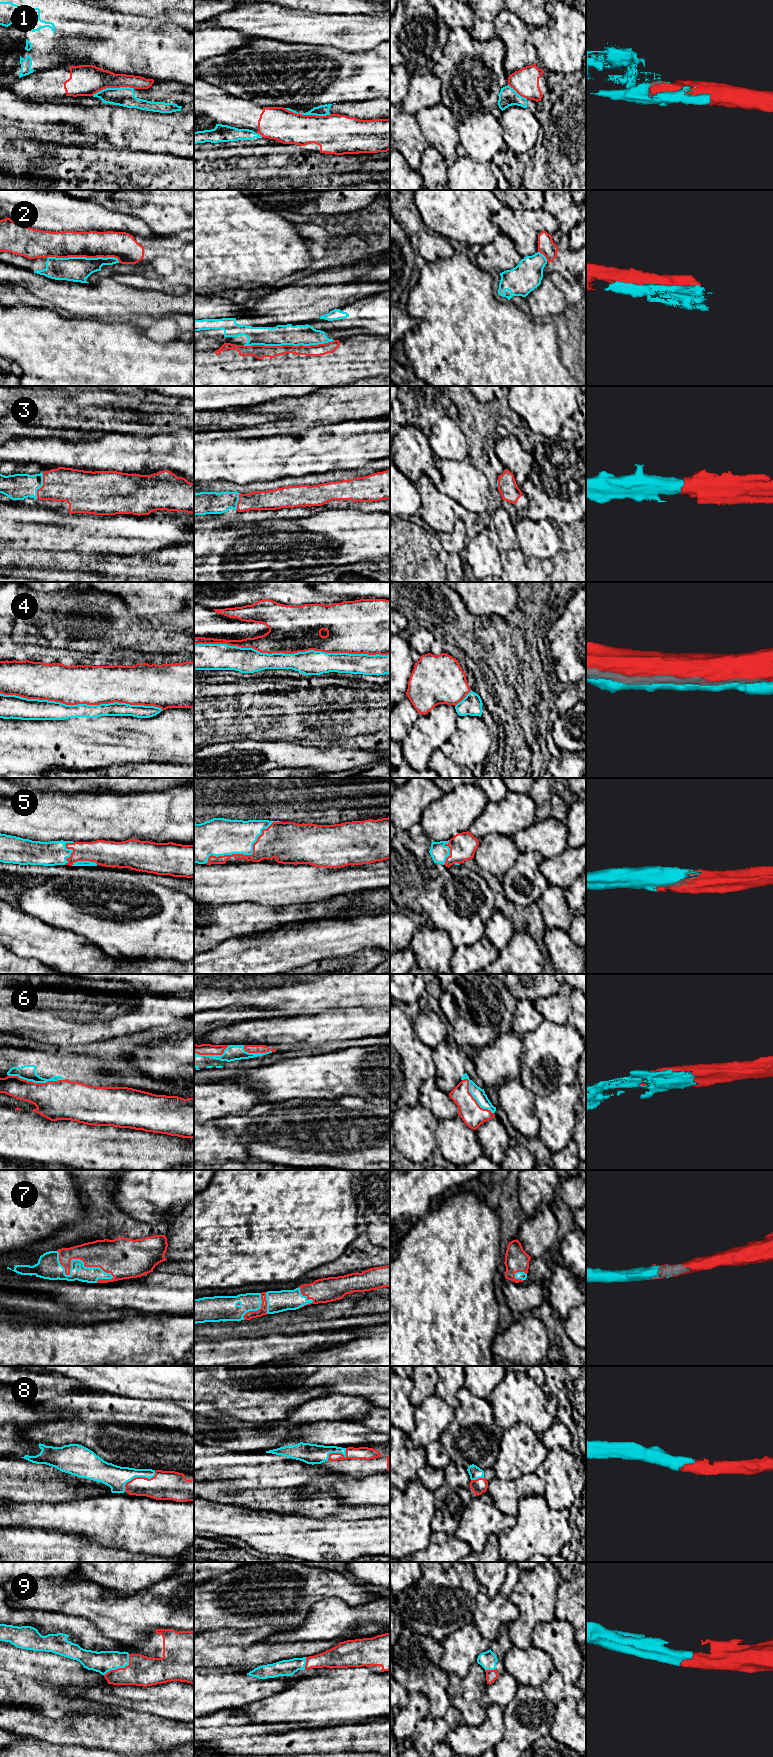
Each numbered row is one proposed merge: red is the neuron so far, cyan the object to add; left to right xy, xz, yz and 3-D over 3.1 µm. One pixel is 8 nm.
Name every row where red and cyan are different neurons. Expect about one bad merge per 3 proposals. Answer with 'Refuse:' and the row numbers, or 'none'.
Refuse: 1, 2, 4

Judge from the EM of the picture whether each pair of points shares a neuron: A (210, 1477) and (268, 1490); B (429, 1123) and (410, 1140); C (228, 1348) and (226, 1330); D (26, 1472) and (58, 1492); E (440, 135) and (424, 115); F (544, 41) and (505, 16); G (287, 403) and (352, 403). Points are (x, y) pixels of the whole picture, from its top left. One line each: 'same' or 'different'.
A: same
B: same
C: different
D: same
E: same
F: different
G: same

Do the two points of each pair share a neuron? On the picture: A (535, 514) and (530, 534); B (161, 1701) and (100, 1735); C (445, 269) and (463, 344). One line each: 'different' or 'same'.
A: different
B: different
C: same

